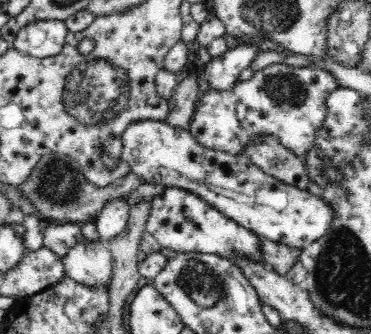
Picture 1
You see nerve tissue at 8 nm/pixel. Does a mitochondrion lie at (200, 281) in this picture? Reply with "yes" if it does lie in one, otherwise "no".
yes

